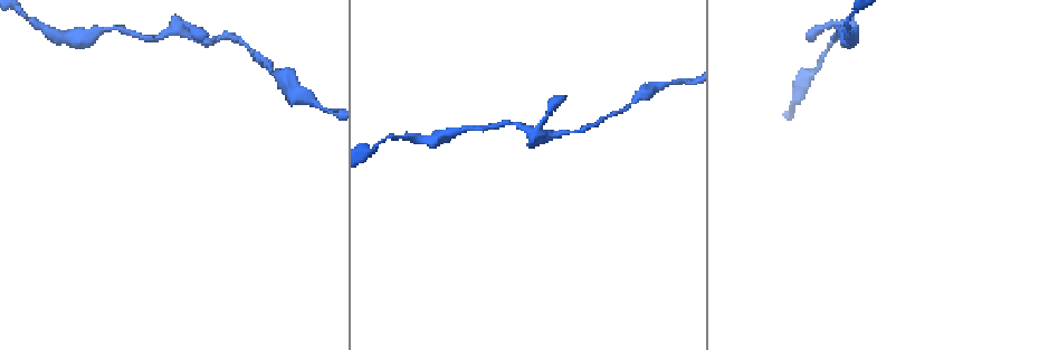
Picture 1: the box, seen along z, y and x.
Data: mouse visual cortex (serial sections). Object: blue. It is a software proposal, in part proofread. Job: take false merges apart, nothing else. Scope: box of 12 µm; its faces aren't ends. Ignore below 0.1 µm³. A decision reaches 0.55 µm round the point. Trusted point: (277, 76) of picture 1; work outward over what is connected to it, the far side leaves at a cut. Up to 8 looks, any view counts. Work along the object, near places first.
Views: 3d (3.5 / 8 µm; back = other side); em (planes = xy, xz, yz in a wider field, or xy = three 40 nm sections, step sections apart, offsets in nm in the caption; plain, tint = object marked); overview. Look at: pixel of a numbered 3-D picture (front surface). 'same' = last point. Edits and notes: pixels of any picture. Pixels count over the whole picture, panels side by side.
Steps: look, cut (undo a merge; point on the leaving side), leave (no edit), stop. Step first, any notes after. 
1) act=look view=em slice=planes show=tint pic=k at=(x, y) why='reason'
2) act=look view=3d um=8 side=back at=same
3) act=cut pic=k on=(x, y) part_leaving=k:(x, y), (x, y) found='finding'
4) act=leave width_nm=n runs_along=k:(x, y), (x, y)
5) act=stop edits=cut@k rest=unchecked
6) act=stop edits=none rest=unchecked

act=look view=3d um=8 pic=1 at=(537, 136) why='sharp bend'

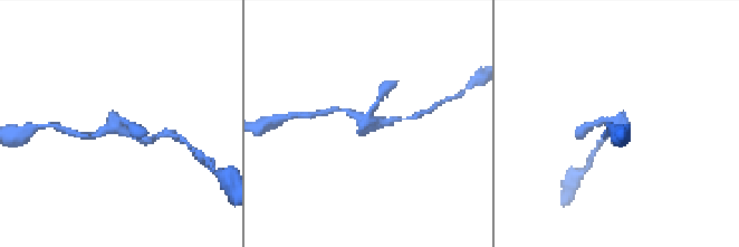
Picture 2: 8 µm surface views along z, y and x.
act=look view=em slice=xy step=1 show=tint pic=2 at=(368, 120) why='now the EM'

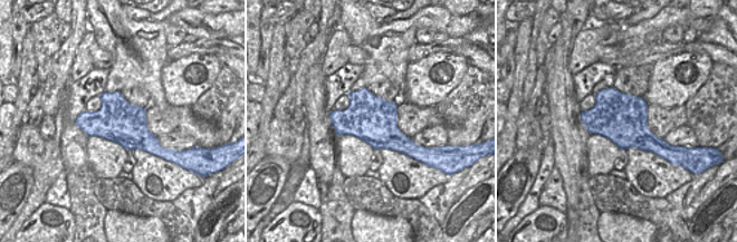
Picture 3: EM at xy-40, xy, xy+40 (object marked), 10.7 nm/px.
act=leave width_nm=500 runs_along=2:(400, 120), (366, 121), (341, 110) found='one cell here'

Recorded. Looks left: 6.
act=look view=3d um=3.5 pic=1 at=(662, 85) why='calibre changes'

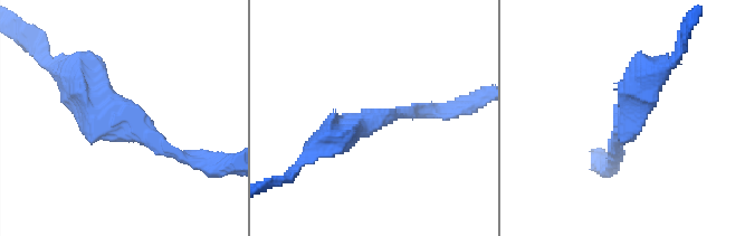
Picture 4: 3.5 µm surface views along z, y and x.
act=look view=em slice=planes show=tint pic=4 at=(127, 117) arm_widths_nm=150,400

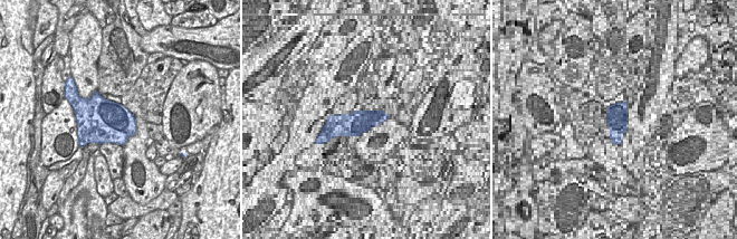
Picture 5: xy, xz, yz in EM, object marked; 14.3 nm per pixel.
act=leave runs_along=4:(73, 74), (169, 153), (189, 157) found='all the same cell'

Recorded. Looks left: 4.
act=look view=3d um=3.5 side=back pic=1 at=(97, 32) why='thick turns thin'

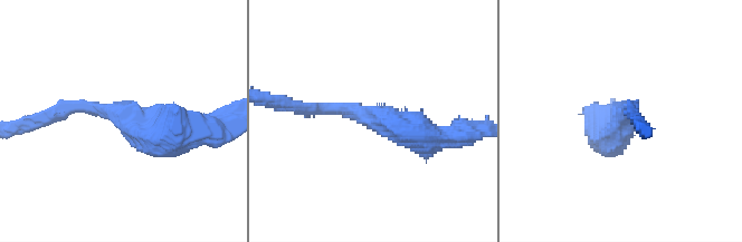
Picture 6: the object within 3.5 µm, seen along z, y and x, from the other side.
act=look view=em slice=xy step=2 show=tint pic=6 at=(379, 115) arm_widths_nm=150,500 why='now the EM'

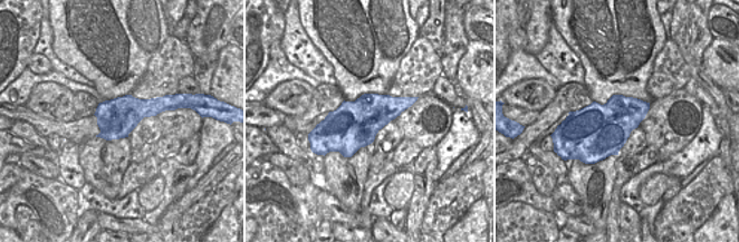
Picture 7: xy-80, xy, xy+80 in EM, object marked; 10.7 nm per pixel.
act=look view=em slice=xy step=1 show=tint at=same why='another direction'

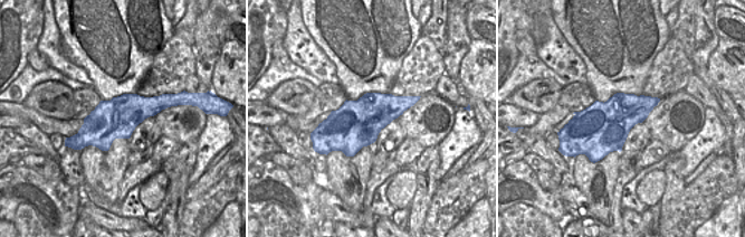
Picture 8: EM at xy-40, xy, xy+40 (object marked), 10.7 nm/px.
act=leave runs_along=6:(305, 110), (343, 107), (443, 138) found='all the same cell'

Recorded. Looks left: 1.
act=stop edits=none rest=unchecked

